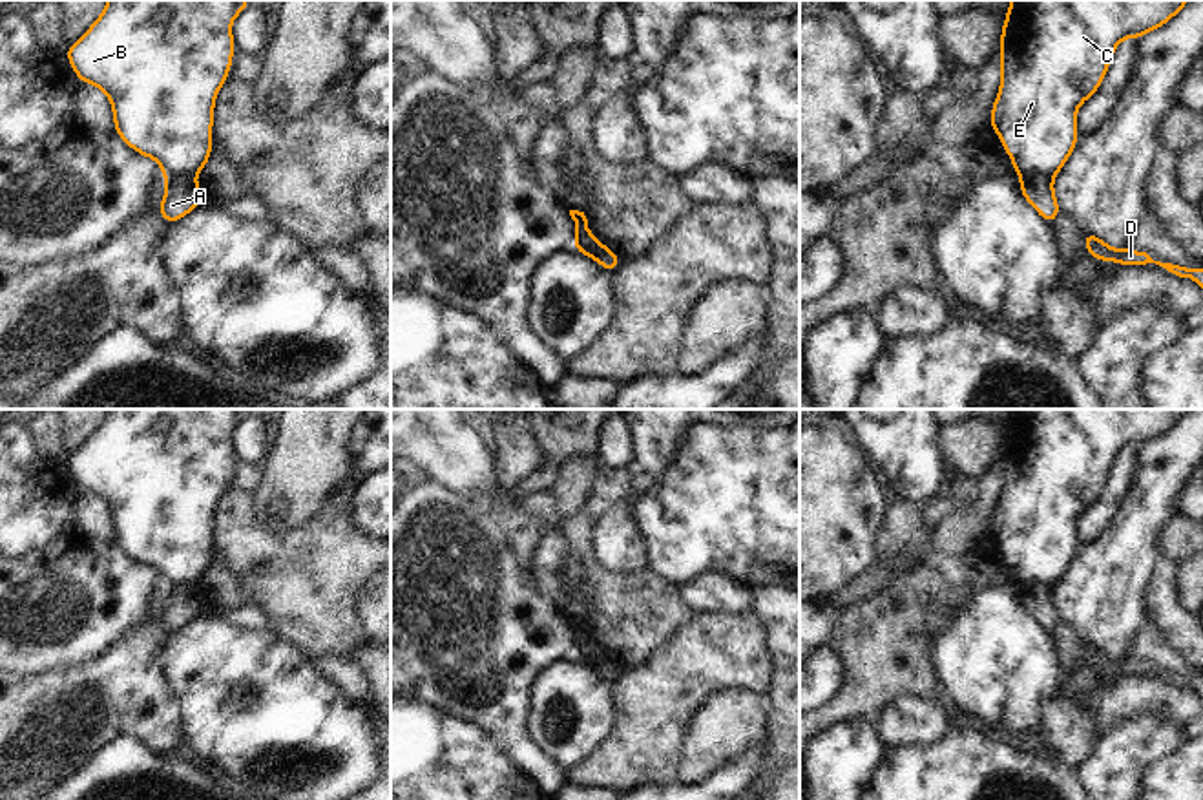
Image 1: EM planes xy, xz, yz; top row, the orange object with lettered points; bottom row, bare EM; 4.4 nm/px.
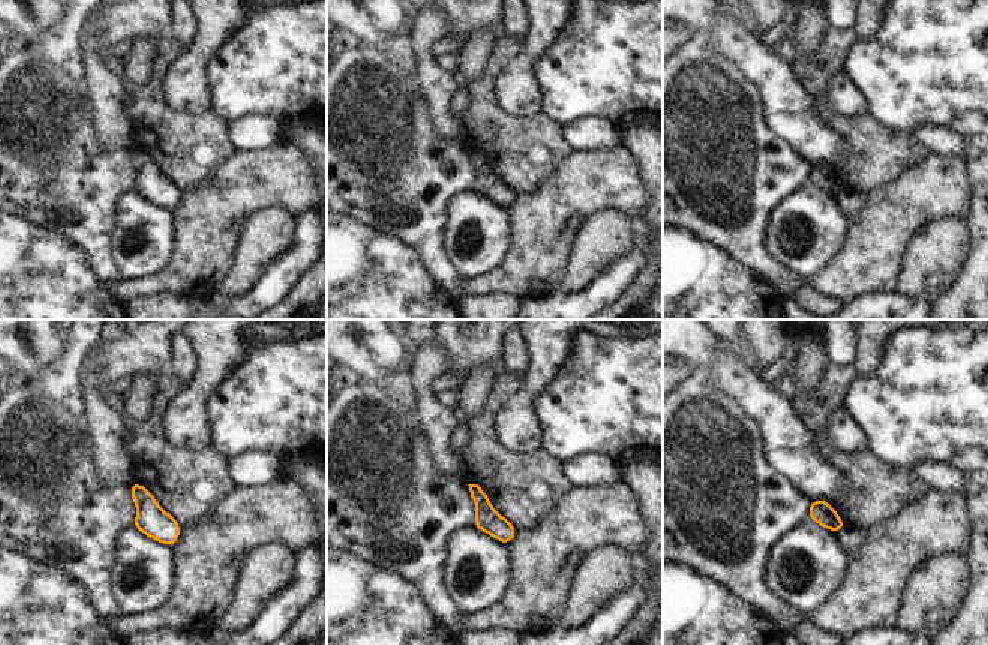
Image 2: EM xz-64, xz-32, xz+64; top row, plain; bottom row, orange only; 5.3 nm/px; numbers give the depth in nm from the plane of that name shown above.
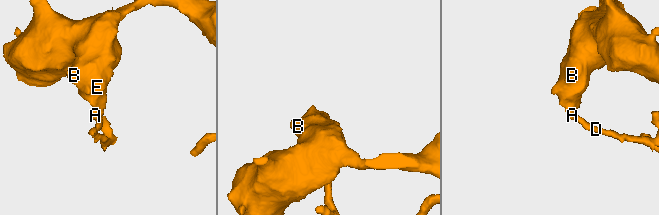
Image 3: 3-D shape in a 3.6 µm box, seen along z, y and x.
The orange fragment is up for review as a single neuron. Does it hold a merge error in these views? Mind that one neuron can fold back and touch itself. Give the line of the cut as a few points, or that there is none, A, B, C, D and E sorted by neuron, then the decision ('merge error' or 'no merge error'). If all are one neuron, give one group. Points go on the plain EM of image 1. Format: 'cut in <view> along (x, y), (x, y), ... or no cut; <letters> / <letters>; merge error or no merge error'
cut in xz along (577, 636), (599, 651); A D / B C E; merge error

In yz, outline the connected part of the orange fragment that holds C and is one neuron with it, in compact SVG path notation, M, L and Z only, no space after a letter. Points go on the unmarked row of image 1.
M1011 409L1000 438L1000 499L989 535L1020 588L1061 581L1077 555L1077 519L1103 493L1123 447L1163 437L1190 409Z

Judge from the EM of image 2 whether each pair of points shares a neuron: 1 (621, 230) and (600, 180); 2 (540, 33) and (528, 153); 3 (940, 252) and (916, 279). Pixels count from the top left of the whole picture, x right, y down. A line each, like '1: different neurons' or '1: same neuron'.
1: different neurons
2: different neurons
3: same neuron

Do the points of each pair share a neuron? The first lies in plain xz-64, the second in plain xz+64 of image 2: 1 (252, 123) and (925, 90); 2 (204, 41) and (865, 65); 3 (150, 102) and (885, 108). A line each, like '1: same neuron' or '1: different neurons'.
1: different neurons
2: different neurons
3: different neurons

